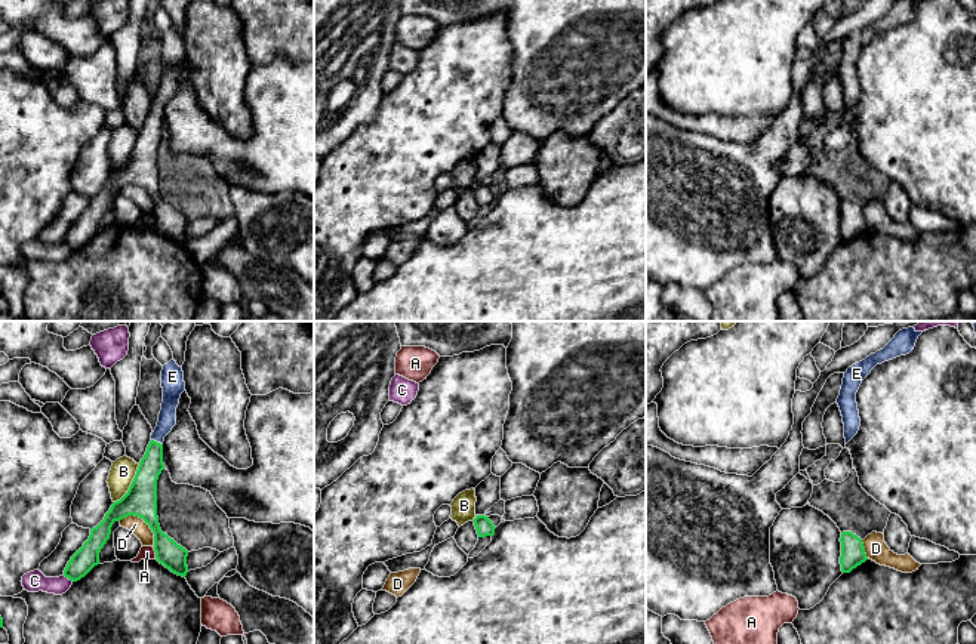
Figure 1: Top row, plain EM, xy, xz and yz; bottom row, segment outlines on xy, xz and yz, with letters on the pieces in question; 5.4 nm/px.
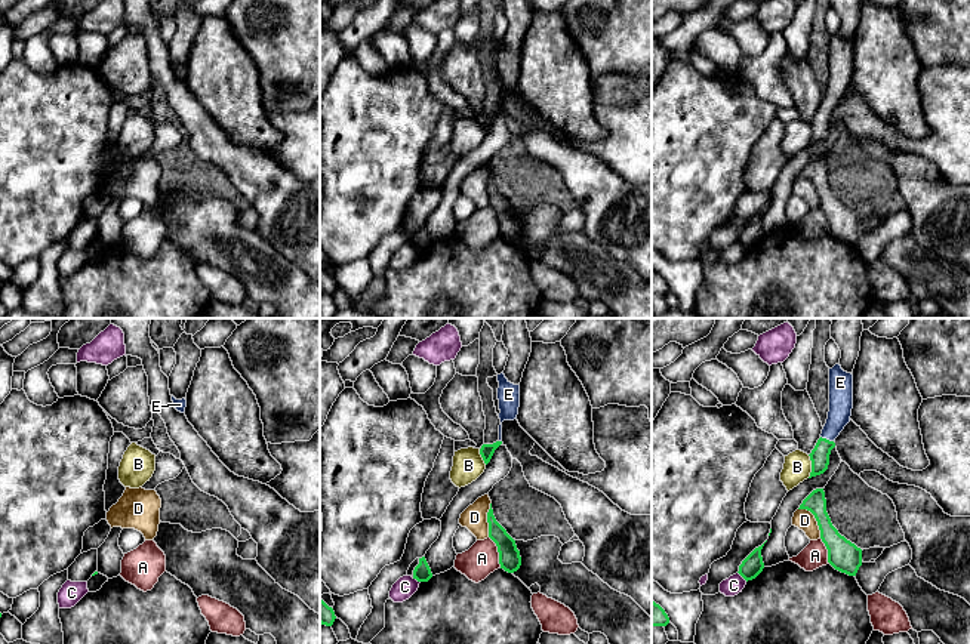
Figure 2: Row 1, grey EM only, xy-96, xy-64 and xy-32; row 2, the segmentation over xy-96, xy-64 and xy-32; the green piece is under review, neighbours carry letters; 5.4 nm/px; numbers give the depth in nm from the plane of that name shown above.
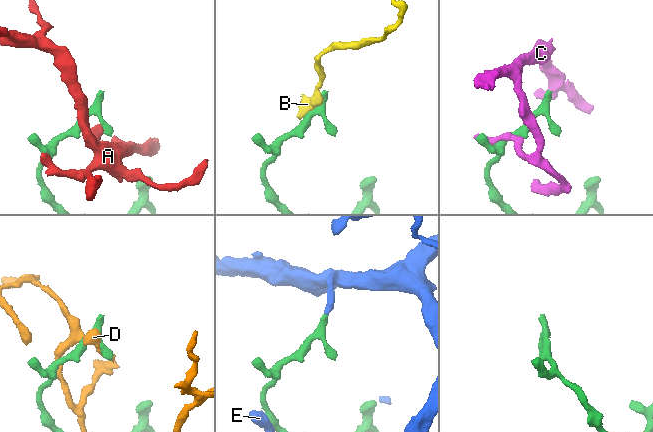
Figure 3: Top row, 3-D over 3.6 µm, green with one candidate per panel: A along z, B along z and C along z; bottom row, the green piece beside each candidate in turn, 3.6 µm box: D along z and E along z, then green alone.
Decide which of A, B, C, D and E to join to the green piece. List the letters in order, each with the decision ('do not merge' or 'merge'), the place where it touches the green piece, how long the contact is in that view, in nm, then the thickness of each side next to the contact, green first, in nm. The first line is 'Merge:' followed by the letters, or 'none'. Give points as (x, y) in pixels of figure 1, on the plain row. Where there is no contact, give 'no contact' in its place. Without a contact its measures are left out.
Merge: E
A: do not merge | xy (156, 222) | 70 nm | 140/80 nm
B: do not merge | xy (131, 153) | 260 nm | 180/140 nm
C: do not merge | xy (68, 246) | 70 nm | 120/110 nm
D: do not merge | xy (144, 188) | 240 nm | 180/90 nm
E: merge | xy (156, 110) | 70 nm | 140/100 nm

